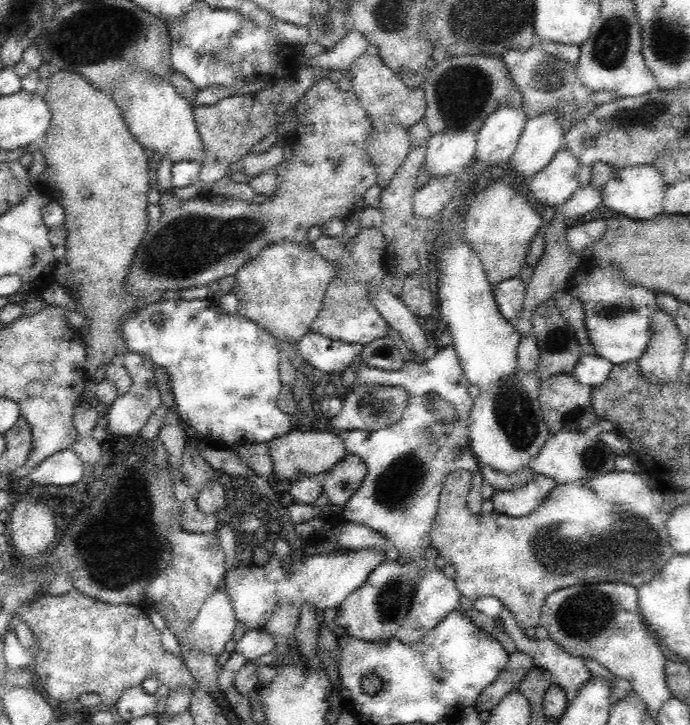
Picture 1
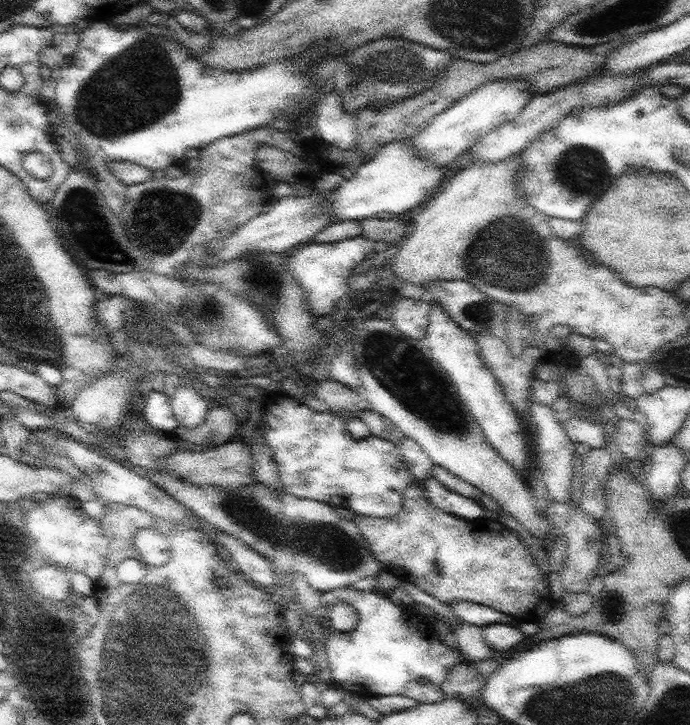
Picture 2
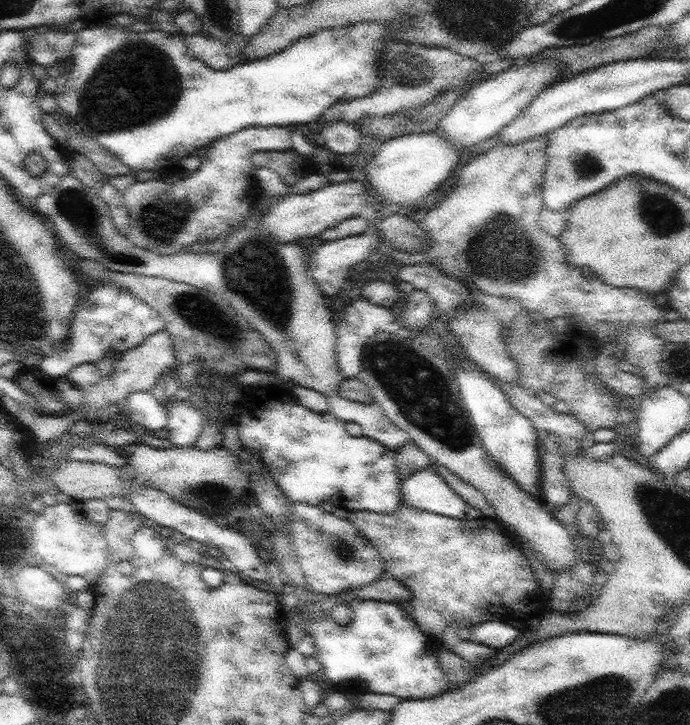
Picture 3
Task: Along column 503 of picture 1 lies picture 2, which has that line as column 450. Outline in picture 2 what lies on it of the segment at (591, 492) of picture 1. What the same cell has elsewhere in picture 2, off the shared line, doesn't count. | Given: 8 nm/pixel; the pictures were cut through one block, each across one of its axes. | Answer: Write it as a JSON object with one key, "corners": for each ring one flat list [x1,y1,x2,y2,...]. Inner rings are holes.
{"corners":[[415,482,404,492,402,510,390,519,360,516,355,514,354,523,360,528,368,548,381,564,381,570,392,573,401,581,411,582,440,602,450,603,470,601,485,604,504,614,515,616,519,622,540,622,555,600,550,575,542,573,532,550,520,540,516,532,511,532,500,521,480,517,471,521,460,518,434,507,420,485]]}

